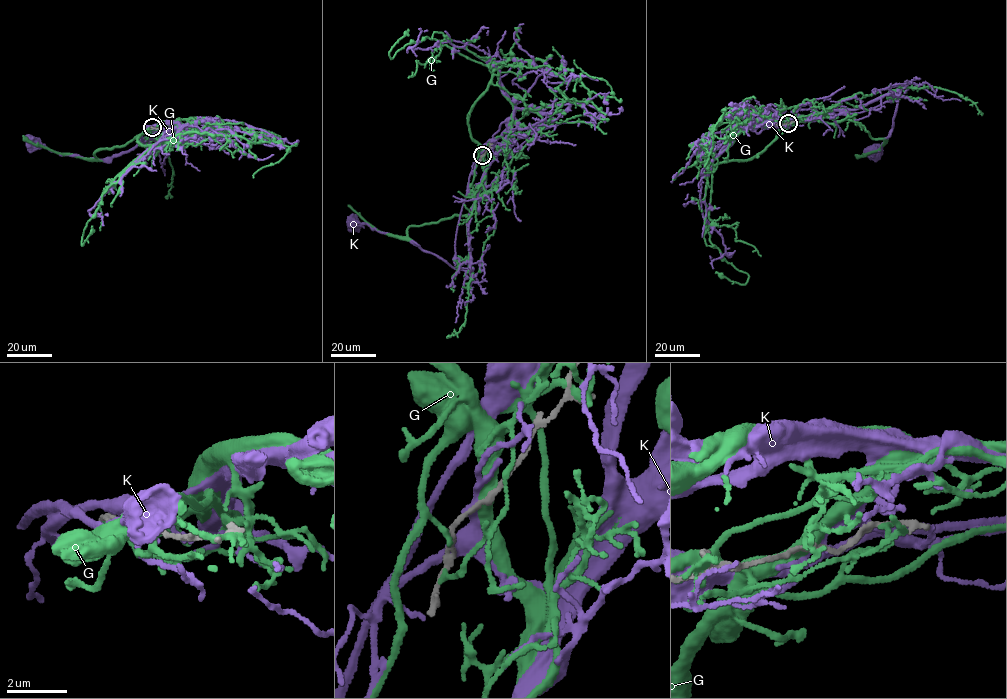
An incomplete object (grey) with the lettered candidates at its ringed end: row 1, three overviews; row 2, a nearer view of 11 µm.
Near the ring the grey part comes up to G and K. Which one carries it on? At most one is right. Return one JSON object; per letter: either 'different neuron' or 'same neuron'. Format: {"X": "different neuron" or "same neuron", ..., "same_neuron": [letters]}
{"G": "different neuron", "K": "same neuron", "same_neuron": ["K"]}

